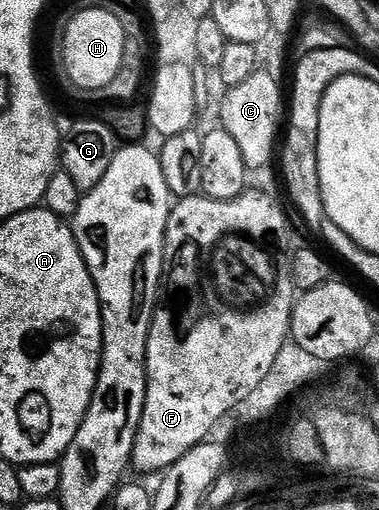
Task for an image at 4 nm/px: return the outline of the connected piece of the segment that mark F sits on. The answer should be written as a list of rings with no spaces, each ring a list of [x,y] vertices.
[[[248,189],[243,194],[232,199],[210,199],[208,195],[190,195],[187,199],[178,200],[171,208],[171,216],[167,222],[165,245],[163,246],[163,281],[161,294],[155,304],[155,315],[151,319],[151,332],[147,346],[147,396],[145,409],[141,417],[141,425],[137,429],[137,437],[133,445],[131,461],[134,470],[156,471],[162,473],[167,468],[189,453],[191,447],[206,440],[209,429],[213,429],[224,413],[229,413],[237,401],[245,401],[257,385],[261,385],[265,373],[273,369],[273,361],[277,361],[277,353],[289,341],[291,333],[291,314],[295,308],[297,288],[295,275],[291,271],[291,256],[293,242],[291,243],[291,227],[287,224],[287,215],[263,191]]]

